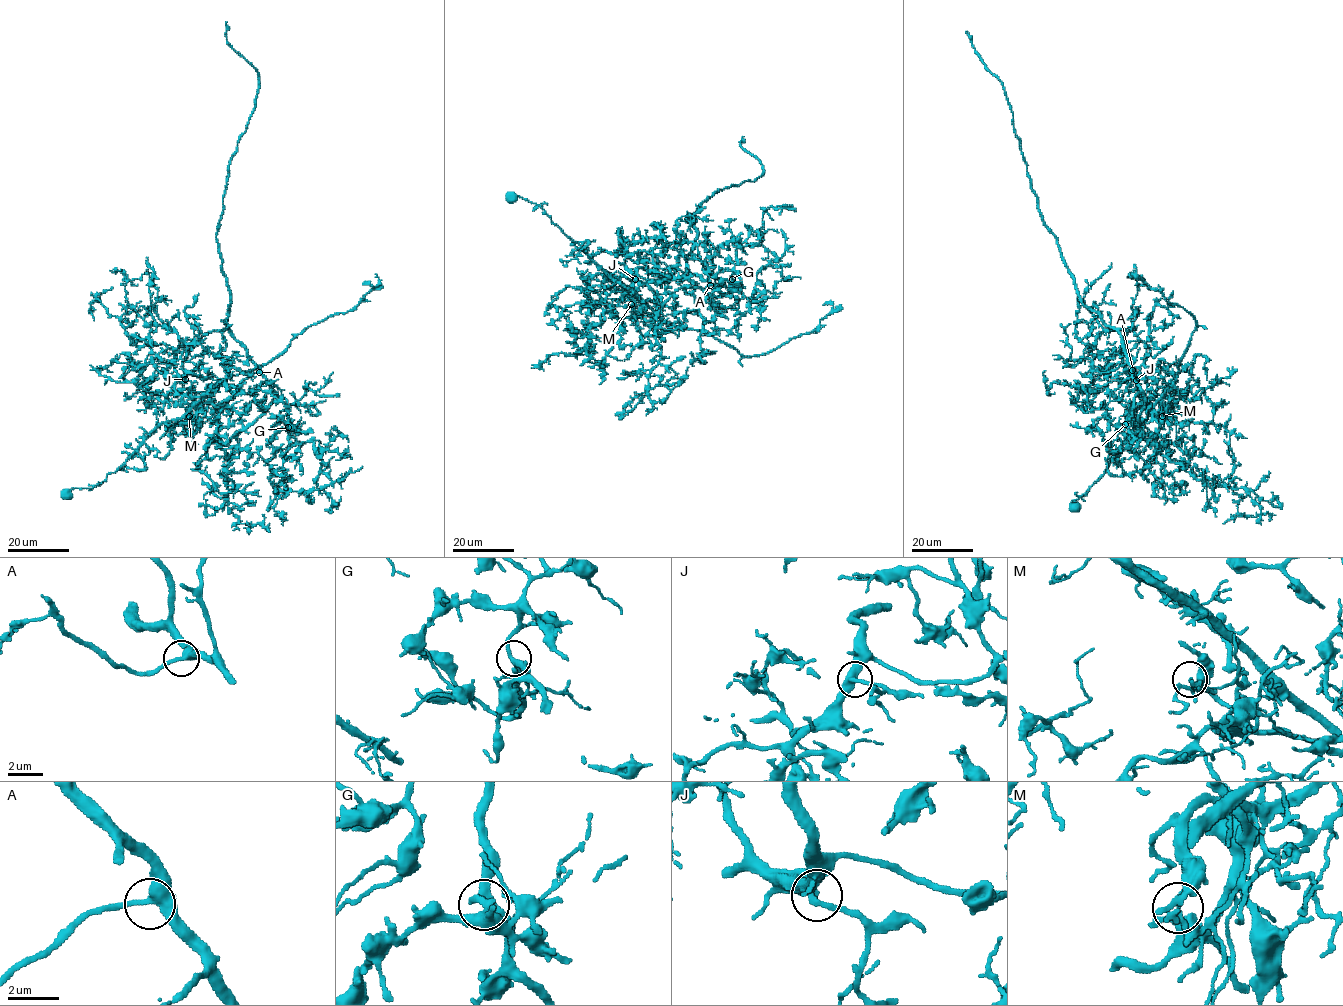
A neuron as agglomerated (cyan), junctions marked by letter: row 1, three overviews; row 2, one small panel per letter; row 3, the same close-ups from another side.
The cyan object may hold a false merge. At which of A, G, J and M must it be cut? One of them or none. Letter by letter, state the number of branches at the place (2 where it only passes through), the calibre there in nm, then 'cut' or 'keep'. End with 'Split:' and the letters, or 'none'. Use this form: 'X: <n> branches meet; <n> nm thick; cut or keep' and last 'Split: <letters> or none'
A: 3 branches meet; 340 nm thick; keep
G: 3 branches meet; 320 nm thick; keep
J: 3 branches meet; 320 nm thick; keep
M: 2 branches meet; 150 nm thick; cut
Split: M

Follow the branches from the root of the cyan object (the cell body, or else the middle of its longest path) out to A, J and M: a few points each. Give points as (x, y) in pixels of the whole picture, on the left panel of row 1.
A: (67, 496), (100, 484), (161, 424), (183, 416), (190, 406), (176, 375), (204, 335), (228, 329), (259, 372)
J: (67, 496), (71, 489), (100, 484), (161, 424), (183, 416), (190, 406), (175, 383), (176, 375), (185, 379)
M: (67, 496), (71, 489), (100, 484), (161, 424), (176, 421), (200, 401), (197, 413), (189, 416)

